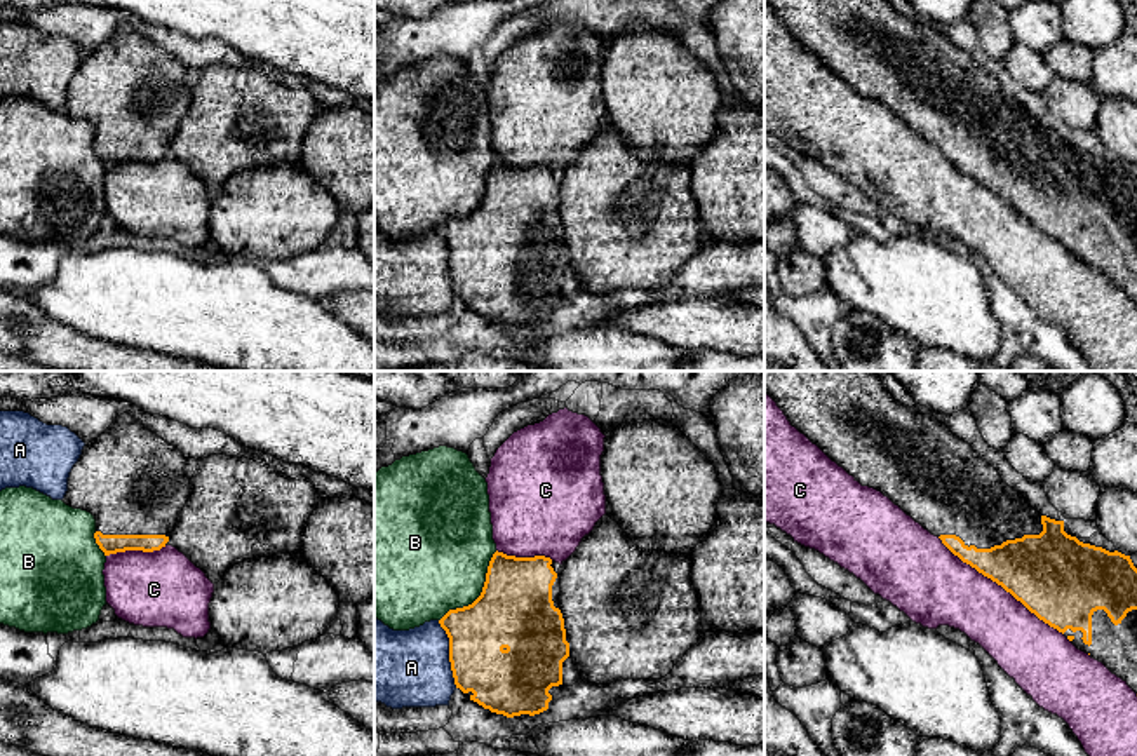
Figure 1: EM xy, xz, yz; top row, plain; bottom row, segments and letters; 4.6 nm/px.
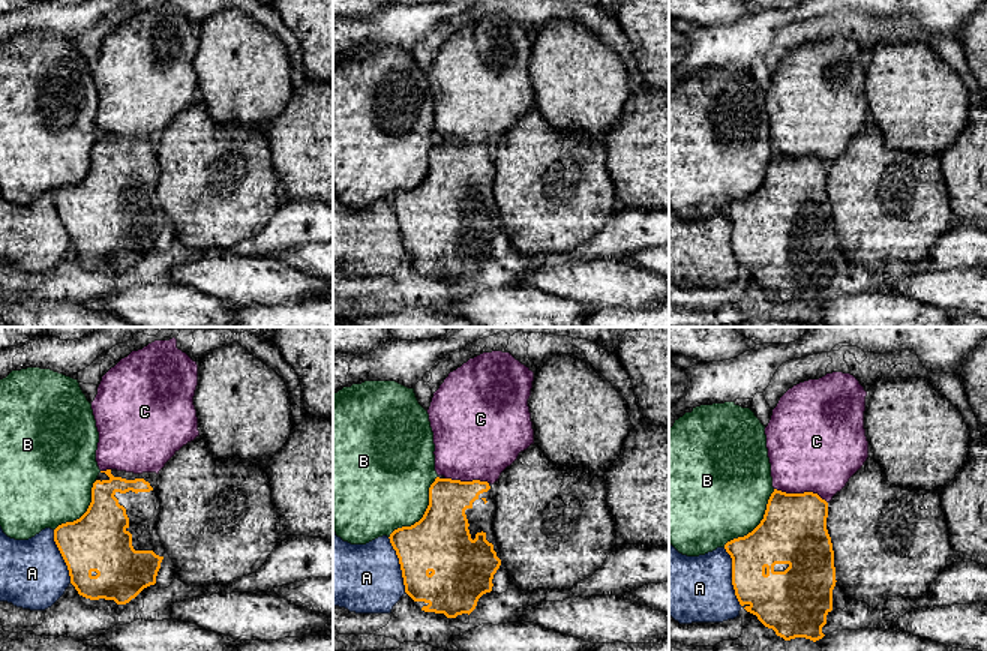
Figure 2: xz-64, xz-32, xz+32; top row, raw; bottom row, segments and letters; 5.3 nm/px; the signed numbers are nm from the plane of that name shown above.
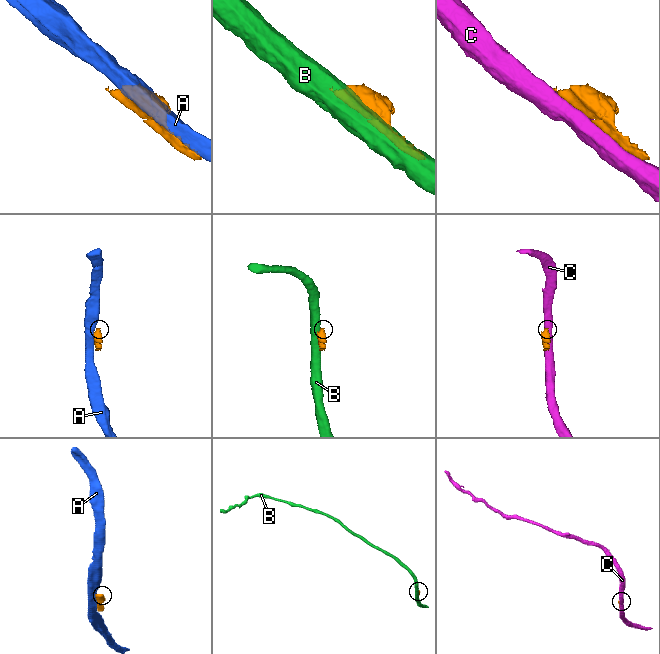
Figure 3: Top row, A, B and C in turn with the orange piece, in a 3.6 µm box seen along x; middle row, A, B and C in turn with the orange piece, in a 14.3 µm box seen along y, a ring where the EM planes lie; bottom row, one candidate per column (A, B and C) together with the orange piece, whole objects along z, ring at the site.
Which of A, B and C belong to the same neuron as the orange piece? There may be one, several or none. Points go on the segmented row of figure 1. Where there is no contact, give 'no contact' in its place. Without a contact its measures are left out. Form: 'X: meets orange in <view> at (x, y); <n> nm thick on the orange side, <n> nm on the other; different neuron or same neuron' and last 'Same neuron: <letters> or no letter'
A: meets orange in xz at (450, 654); 280 nm thick on the orange side, 360 nm on the other; different neuron
B: meets orange in xz at (481, 593); 360 nm thick on the orange side, 460 nm on the other; different neuron
C: meets orange in yz at (1000, 584); 380 nm thick on the orange side, 300 nm on the other; different neuron
Same neuron: no letter

